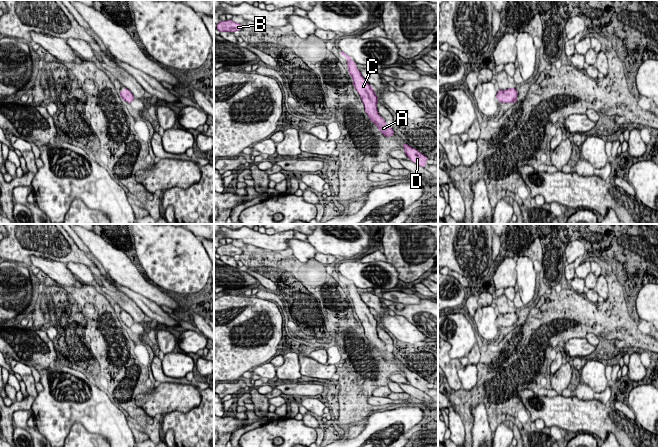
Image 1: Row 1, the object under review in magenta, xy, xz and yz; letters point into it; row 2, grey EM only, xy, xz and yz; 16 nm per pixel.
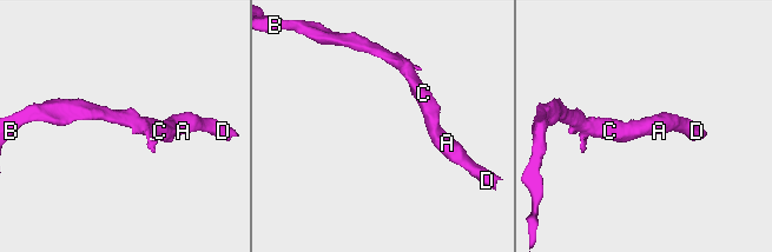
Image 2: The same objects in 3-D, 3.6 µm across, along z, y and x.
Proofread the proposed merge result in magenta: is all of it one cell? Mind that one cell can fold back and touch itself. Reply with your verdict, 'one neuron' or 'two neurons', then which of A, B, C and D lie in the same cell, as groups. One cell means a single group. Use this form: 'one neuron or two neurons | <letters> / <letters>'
one neuron | A B C D

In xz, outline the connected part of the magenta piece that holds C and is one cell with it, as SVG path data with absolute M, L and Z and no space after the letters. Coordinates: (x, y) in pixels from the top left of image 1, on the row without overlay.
M341 275L341 279L345 280L347 285L348 296L352 300L353 310L358 315L361 324L364 328L365 336L367 337L369 344L378 350L379 356L386 361L394 359L394 354L386 349L385 344L379 339L377 333L378 320L375 318L374 313L361 299L361 296L356 291L356 286L352 281Z

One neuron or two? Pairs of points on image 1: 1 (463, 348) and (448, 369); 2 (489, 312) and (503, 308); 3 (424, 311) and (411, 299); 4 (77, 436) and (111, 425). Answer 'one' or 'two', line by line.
1: two
2: two
3: two
4: two

